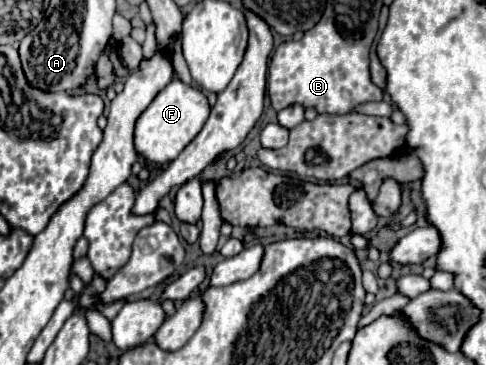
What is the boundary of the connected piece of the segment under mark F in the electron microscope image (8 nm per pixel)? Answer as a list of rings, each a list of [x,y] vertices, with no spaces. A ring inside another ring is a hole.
[[[172,79],[138,117],[134,127],[134,149],[146,161],[164,165],[174,161],[180,151],[198,135],[210,113],[208,99],[194,85],[186,85],[180,79]]]

